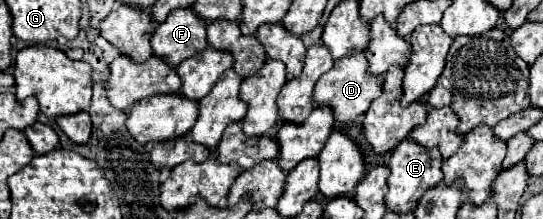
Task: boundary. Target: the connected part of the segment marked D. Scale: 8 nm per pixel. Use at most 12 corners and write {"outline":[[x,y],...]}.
{"outline":[[365,51],[321,77],[313,107],[331,105],[337,125],[363,115],[383,93]]}

